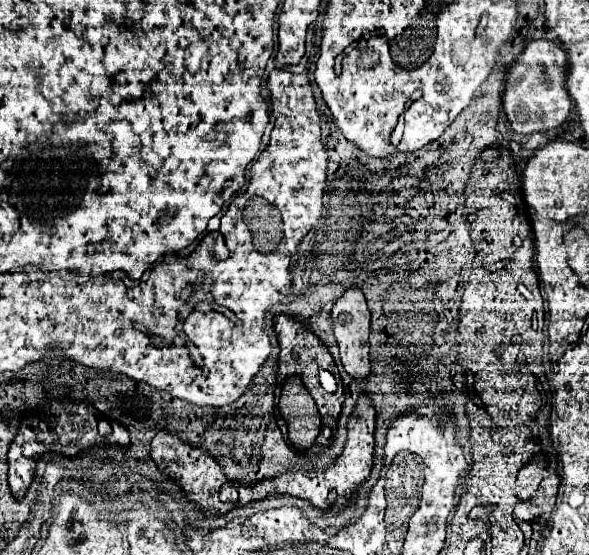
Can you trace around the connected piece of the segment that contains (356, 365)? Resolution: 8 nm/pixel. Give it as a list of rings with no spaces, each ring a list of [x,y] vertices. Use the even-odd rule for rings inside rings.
[[[349,288],[333,306],[331,310],[333,326],[335,326],[335,340],[341,350],[341,364],[351,378],[367,378],[371,374],[371,360],[369,360],[369,308],[365,296],[359,288]]]

